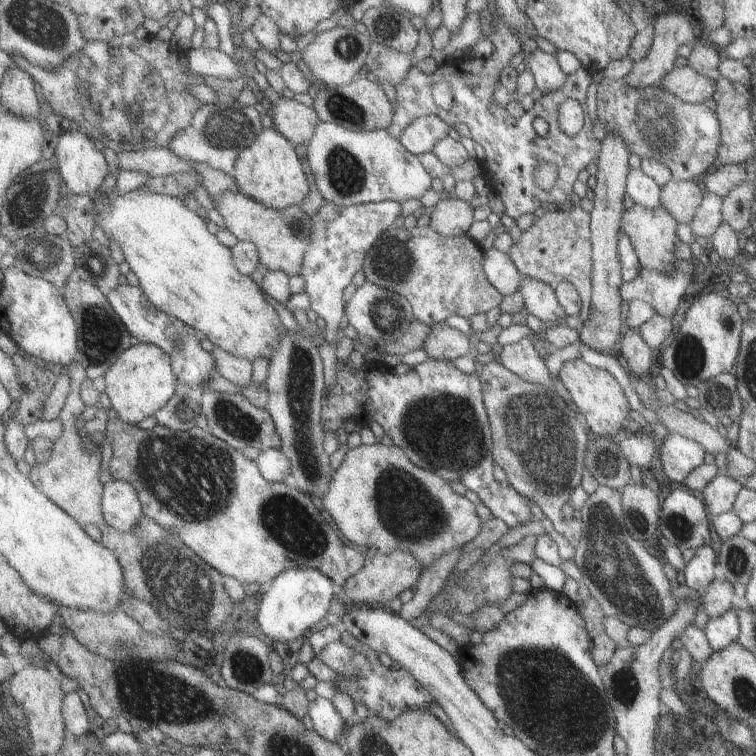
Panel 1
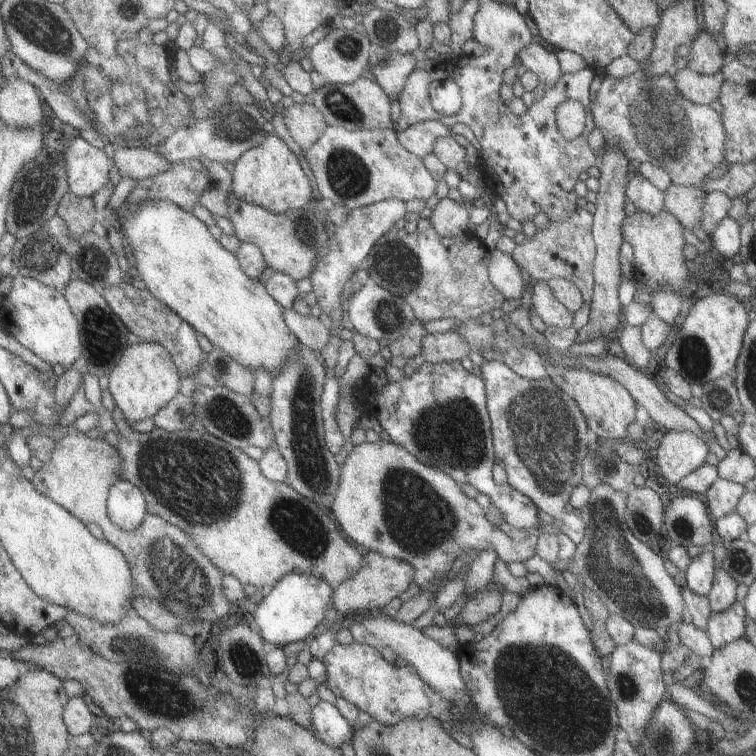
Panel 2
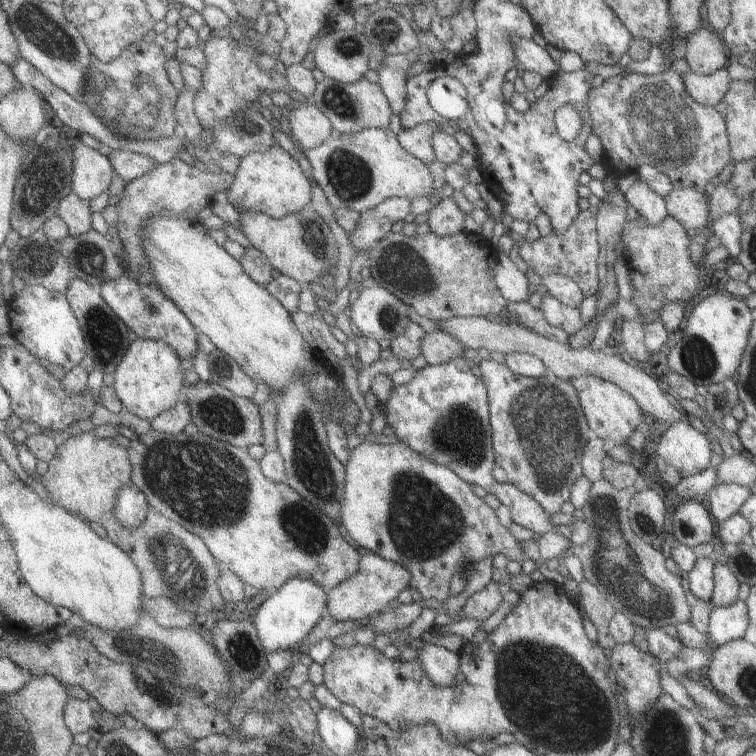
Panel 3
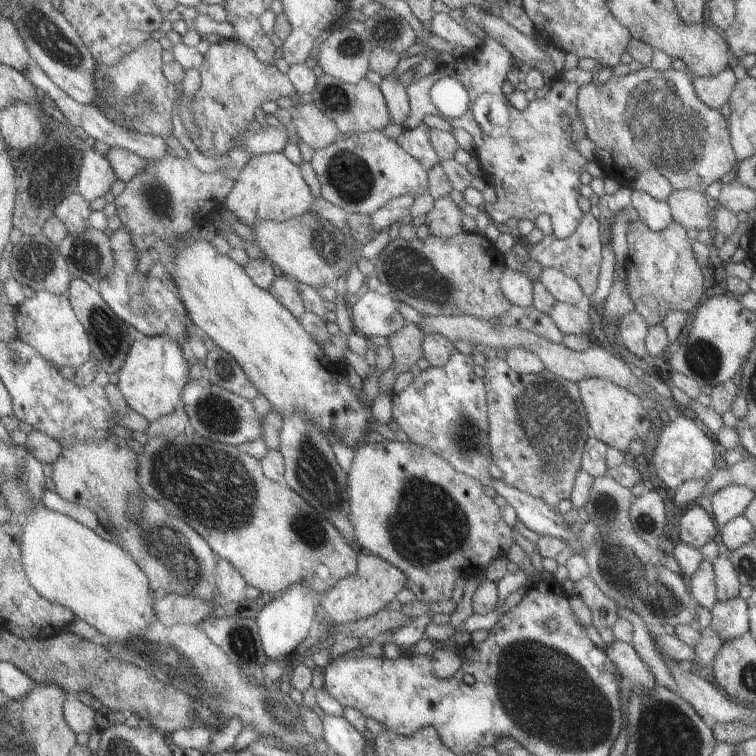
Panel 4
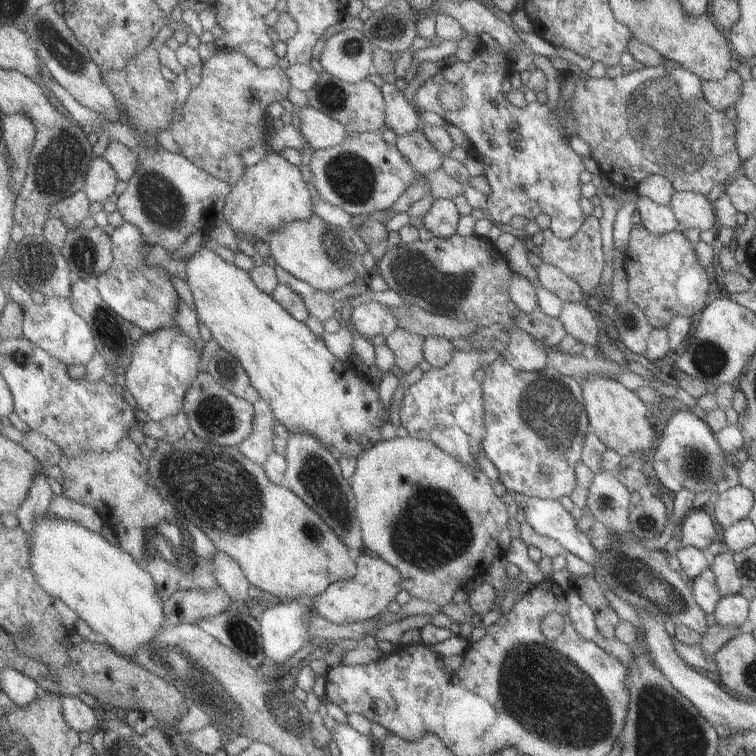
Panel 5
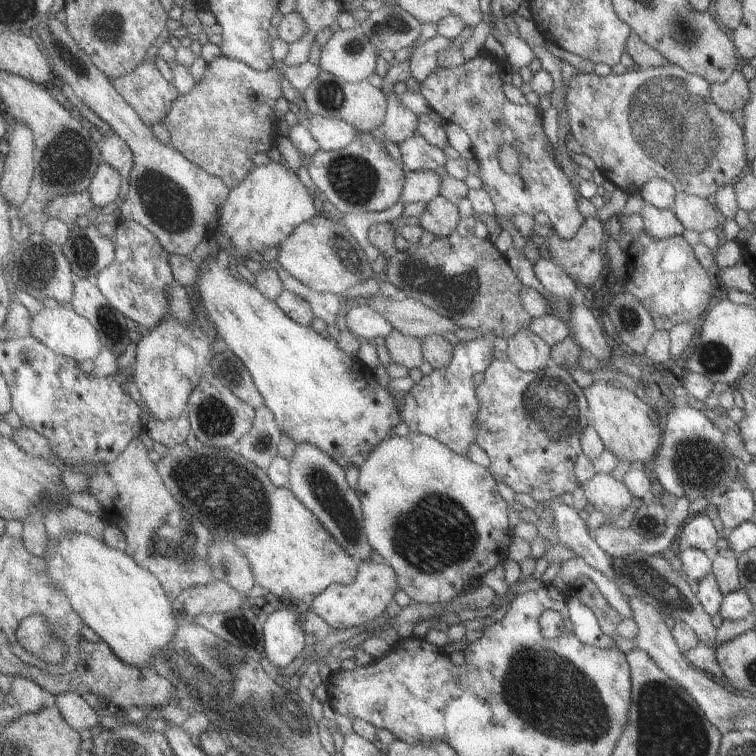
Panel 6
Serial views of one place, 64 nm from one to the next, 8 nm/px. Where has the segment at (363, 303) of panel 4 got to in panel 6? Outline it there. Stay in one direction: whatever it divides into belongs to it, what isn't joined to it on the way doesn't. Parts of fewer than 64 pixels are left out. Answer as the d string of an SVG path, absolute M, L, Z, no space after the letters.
M356 306L345 314L345 319L347 328L361 340L385 339L394 330L393 324L385 316L369 306Z

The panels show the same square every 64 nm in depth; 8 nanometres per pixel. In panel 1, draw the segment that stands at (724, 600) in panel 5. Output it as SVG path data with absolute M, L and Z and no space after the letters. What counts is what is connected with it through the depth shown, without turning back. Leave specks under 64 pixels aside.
M732 607L721 616L707 619L702 631L712 651L721 650L731 642L736 642L739 622L735 610L737 608Z

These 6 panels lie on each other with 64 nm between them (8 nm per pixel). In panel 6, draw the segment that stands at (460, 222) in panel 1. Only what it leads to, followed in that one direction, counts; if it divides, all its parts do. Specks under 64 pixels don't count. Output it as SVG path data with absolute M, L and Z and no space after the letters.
M435 195L428 200L418 218L420 228L431 232L435 237L444 237L456 231L461 219L456 205L441 195Z

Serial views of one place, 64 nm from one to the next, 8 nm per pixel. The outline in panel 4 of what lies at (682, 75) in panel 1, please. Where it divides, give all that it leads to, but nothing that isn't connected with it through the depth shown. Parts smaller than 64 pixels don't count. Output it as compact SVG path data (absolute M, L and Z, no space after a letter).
M731 67L721 70L715 76L698 77L691 75L695 96L712 109L718 109L727 102L736 80Z

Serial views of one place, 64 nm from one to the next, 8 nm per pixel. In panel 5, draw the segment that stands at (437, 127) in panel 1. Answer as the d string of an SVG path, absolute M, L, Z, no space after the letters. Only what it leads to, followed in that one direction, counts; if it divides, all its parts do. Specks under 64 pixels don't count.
M419 127L407 136L398 137L396 146L419 174L424 175L441 166L443 156L434 149L426 136L423 136Z

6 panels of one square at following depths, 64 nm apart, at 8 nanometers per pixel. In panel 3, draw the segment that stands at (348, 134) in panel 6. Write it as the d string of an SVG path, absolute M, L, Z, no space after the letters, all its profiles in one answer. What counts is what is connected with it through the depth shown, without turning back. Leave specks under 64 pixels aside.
M315 103L295 105L288 118L291 135L303 152L321 146L333 134L333 122Z

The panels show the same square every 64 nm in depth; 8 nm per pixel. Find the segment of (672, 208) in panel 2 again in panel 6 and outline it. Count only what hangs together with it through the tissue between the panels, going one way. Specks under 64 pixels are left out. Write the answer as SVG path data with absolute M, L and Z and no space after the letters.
M683 191L675 193L670 211L684 229L696 230L698 233L713 231L719 224L723 224L721 214L706 198L689 195Z

